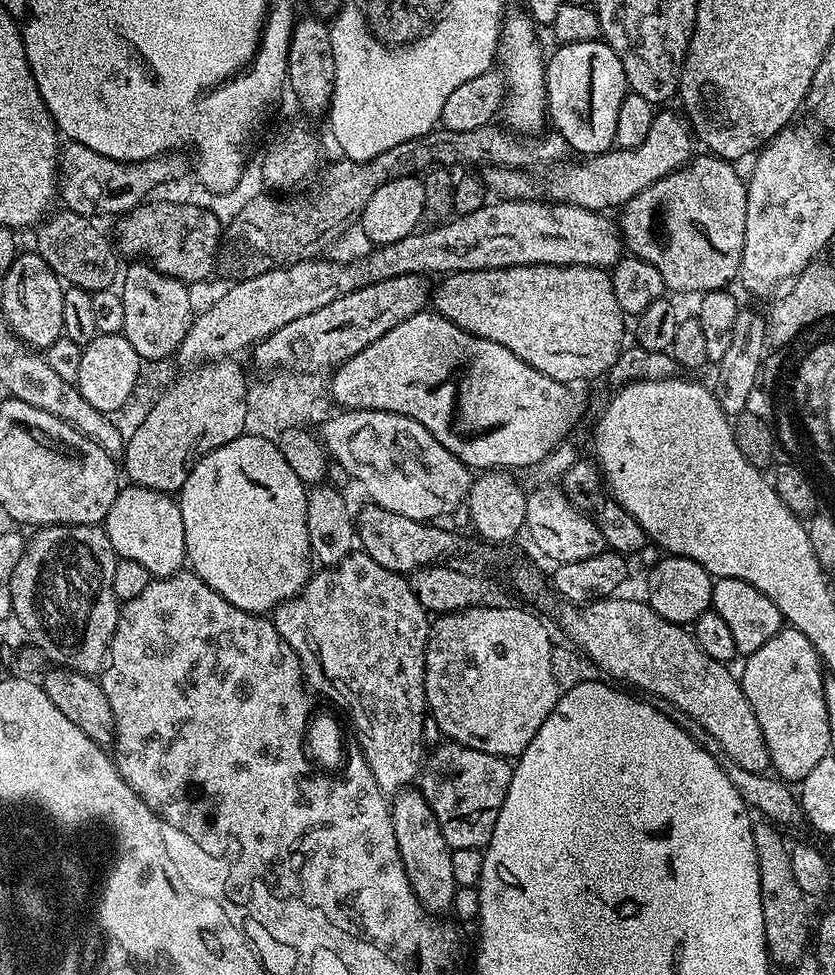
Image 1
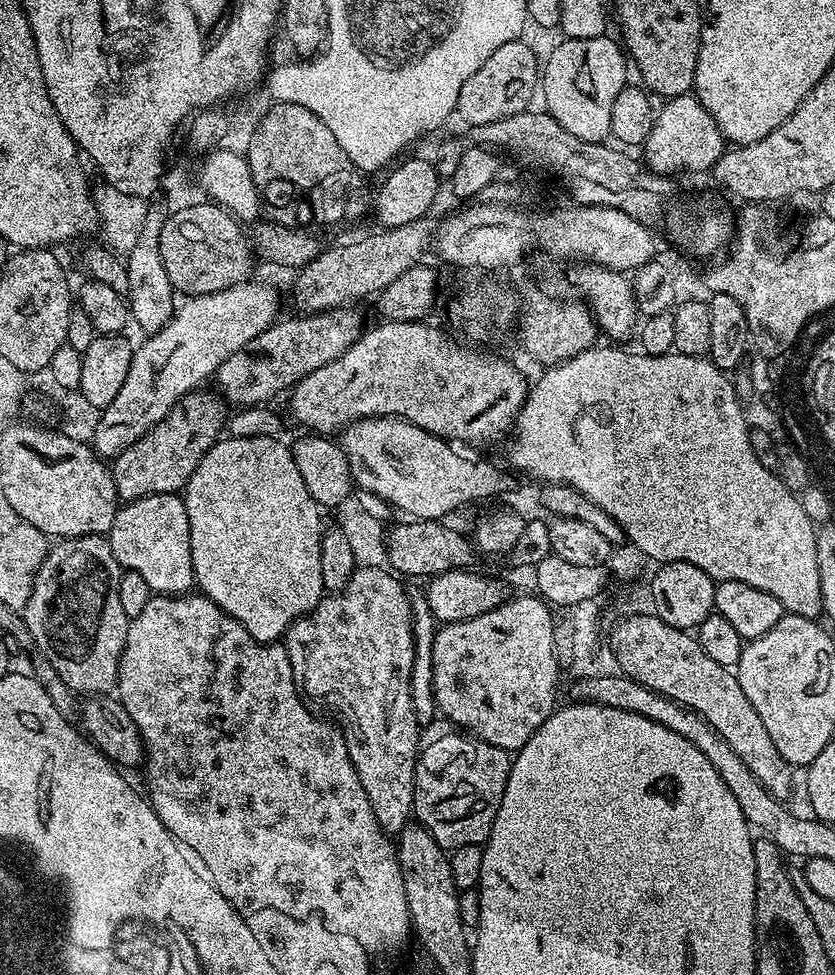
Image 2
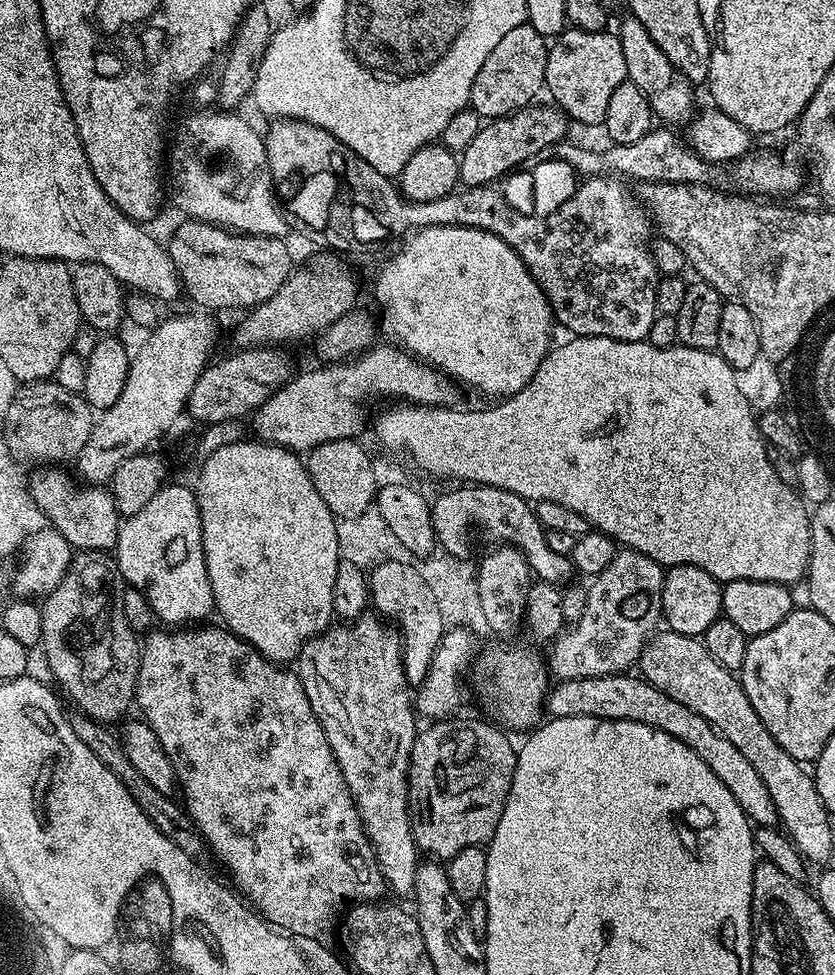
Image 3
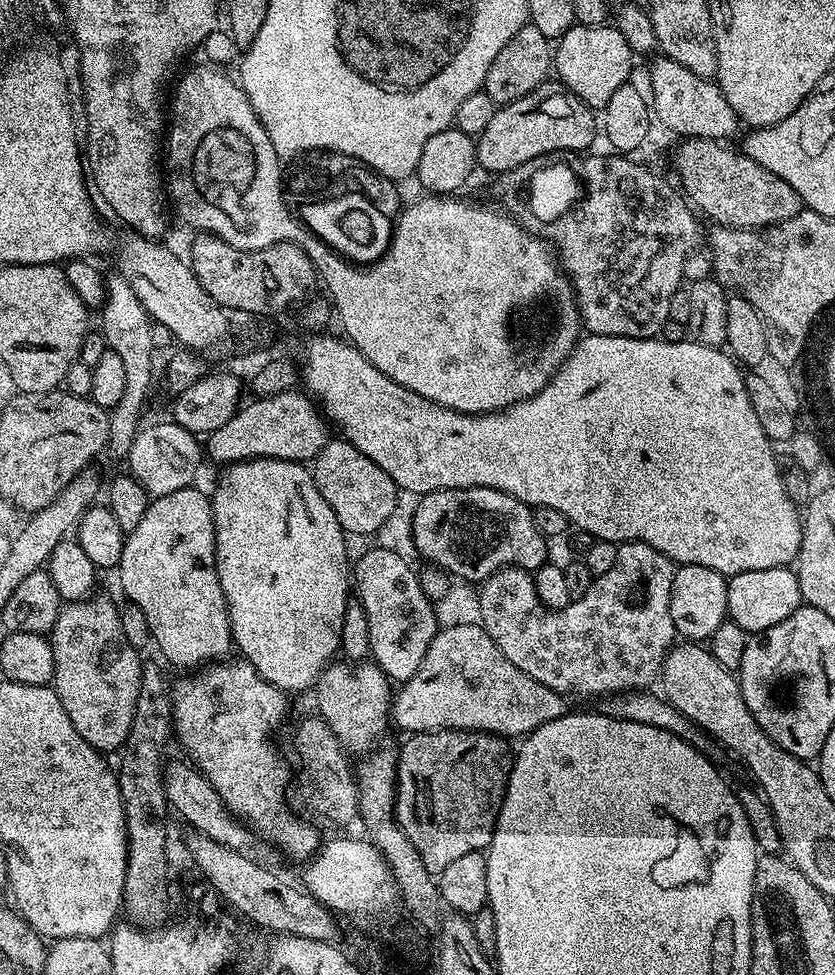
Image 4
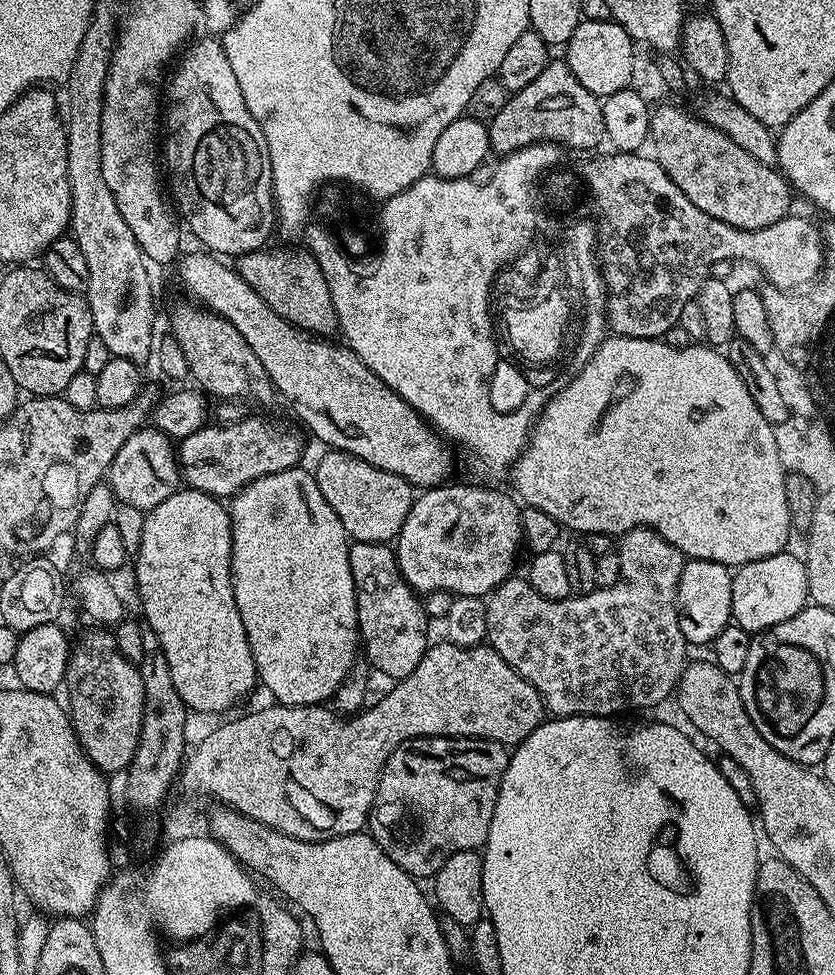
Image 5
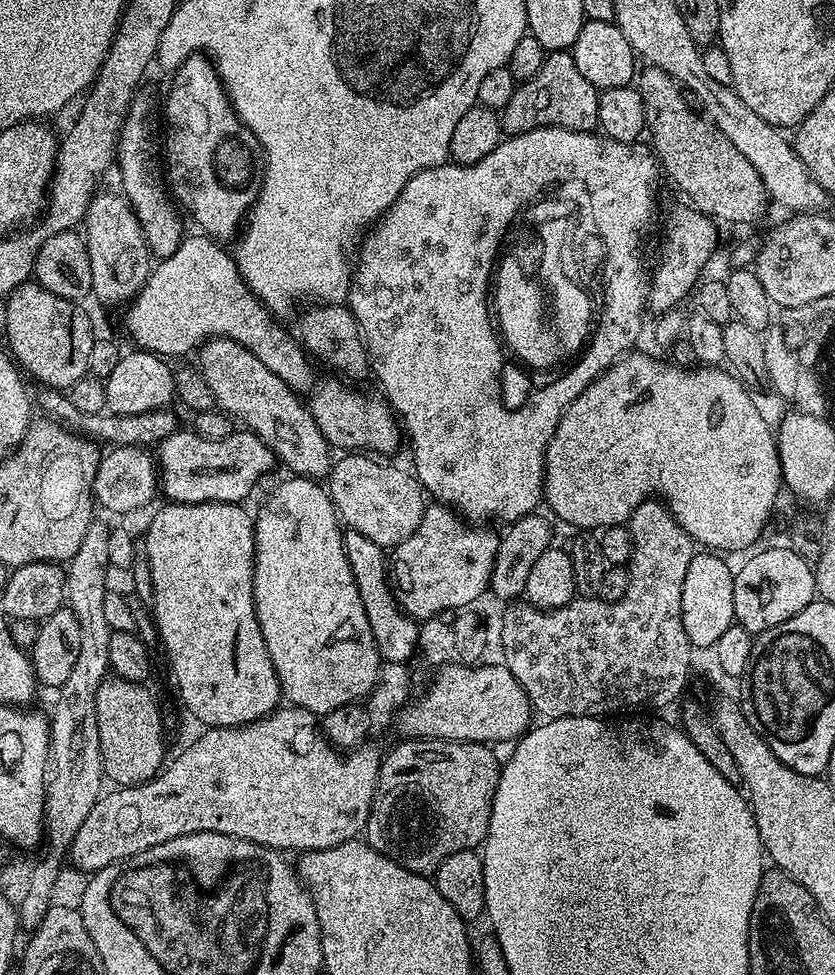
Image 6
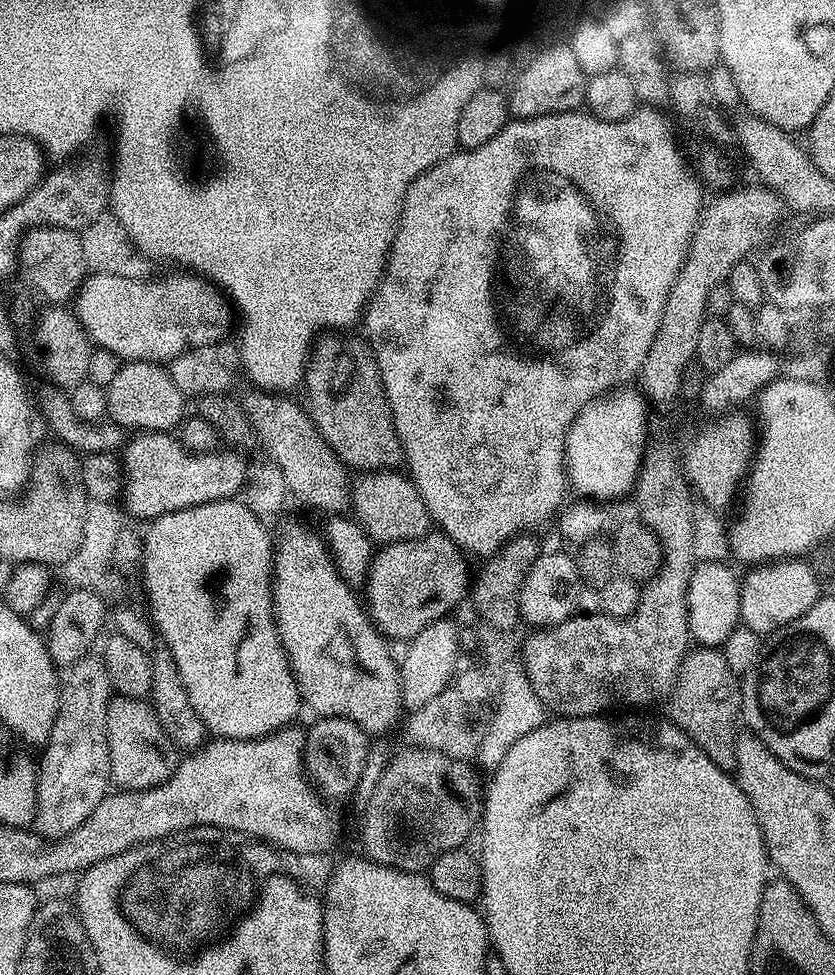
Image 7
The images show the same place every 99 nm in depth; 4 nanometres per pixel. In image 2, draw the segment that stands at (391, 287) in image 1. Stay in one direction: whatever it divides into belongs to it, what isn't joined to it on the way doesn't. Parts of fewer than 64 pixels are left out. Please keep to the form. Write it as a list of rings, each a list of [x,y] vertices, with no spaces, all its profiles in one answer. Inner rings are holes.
[[[356,306],[331,308],[328,312],[297,315],[295,317],[297,320],[277,319],[276,323],[271,324],[265,332],[258,334],[258,338],[246,342],[246,346],[242,346],[242,350],[234,350],[234,354],[230,354],[230,358],[226,358],[226,362],[222,362],[222,366],[216,371],[214,377],[214,384],[217,384],[215,387],[218,389],[219,395],[229,405],[251,406],[267,405],[272,402],[268,400],[274,399],[279,392],[287,393],[295,388],[299,380],[314,374],[314,370],[334,362],[334,358],[342,358],[342,354],[346,354],[346,350],[350,350],[350,346],[356,344],[366,328],[364,316],[358,309],[359,307]]]

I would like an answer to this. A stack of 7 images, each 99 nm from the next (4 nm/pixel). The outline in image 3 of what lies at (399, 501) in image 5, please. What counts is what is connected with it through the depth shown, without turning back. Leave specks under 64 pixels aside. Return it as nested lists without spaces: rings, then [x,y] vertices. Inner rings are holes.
[[[355,439],[331,440],[322,446],[312,449],[306,456],[306,467],[310,474],[310,482],[314,482],[314,490],[318,490],[322,502],[332,515],[344,520],[362,515],[373,507],[378,489],[376,468],[368,457],[368,452]]]

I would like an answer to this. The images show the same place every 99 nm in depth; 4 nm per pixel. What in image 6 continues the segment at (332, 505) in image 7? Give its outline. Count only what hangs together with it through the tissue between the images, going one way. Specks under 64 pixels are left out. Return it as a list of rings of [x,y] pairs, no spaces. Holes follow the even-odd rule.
[[[213,336],[199,345],[198,370],[204,375],[210,394],[214,394],[219,411],[228,413],[233,421],[240,420],[245,429],[253,432],[277,458],[289,468],[289,473],[309,478],[324,478],[334,463],[328,439],[318,430],[312,411],[303,399],[299,400],[297,389],[290,387],[274,370],[262,366],[258,358],[246,346],[228,339]]]

